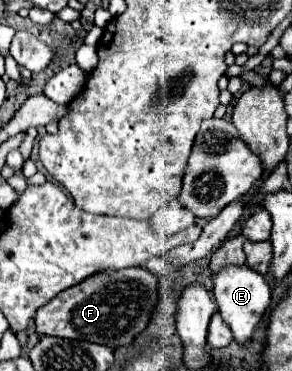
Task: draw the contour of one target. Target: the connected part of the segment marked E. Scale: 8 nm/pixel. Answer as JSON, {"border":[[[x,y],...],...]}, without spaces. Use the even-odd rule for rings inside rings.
{"border":[[[242,265],[242,267],[228,267],[228,269],[220,271],[214,277],[212,293],[216,297],[222,319],[228,323],[228,327],[234,333],[234,341],[244,347],[250,341],[250,335],[256,331],[258,323],[262,321],[262,315],[270,307],[270,285],[266,283],[266,279],[260,273]]]}

